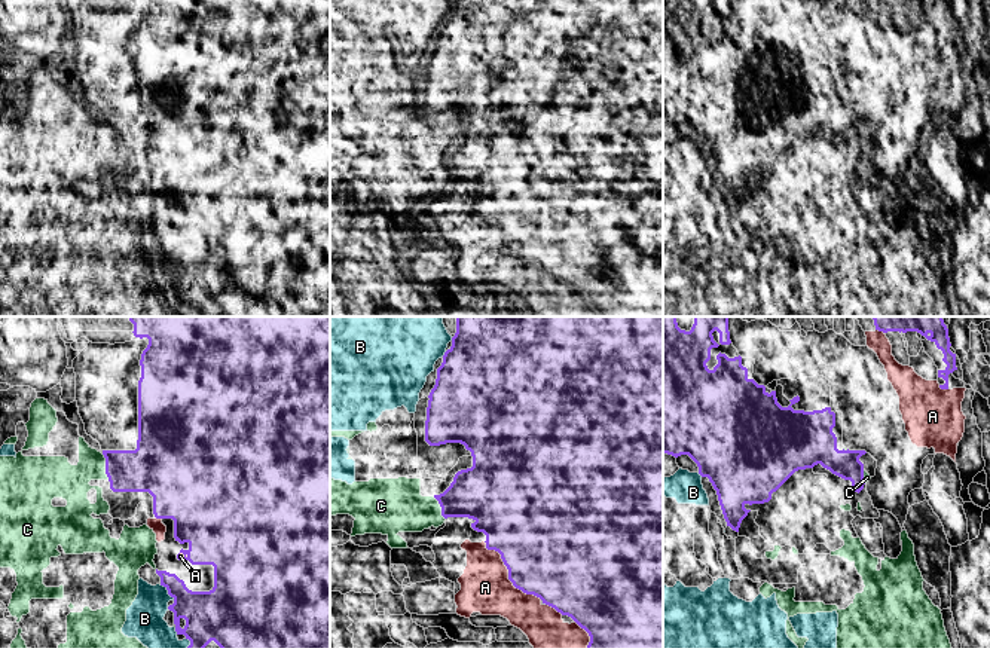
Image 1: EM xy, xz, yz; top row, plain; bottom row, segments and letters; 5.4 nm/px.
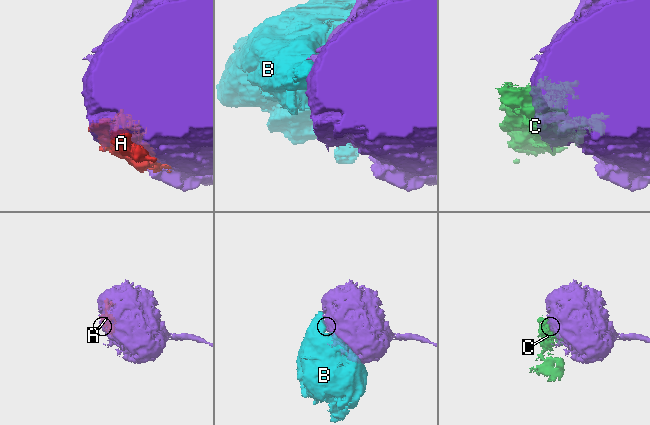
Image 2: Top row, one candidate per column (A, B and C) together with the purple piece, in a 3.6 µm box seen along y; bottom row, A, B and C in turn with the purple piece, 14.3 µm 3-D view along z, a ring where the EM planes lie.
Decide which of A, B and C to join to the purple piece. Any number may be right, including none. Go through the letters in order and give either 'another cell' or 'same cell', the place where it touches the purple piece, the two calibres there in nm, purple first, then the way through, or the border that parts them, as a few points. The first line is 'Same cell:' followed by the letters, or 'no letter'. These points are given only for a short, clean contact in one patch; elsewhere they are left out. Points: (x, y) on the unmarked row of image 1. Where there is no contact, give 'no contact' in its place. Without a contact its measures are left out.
Same cell: A
A: same cell; meets purple in xz at (509, 241); 480 nm thick on the purple side, 280 nm on the other
B: another cell; meets purple in xy at (168, 259); 260 nm thick on the purple side, 200 nm on the other
C: another cell; meets purple in xy at (106, 134); 280 nm thick on the purple side, 200 nm on the other

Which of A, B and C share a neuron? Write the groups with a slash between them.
A / B C

